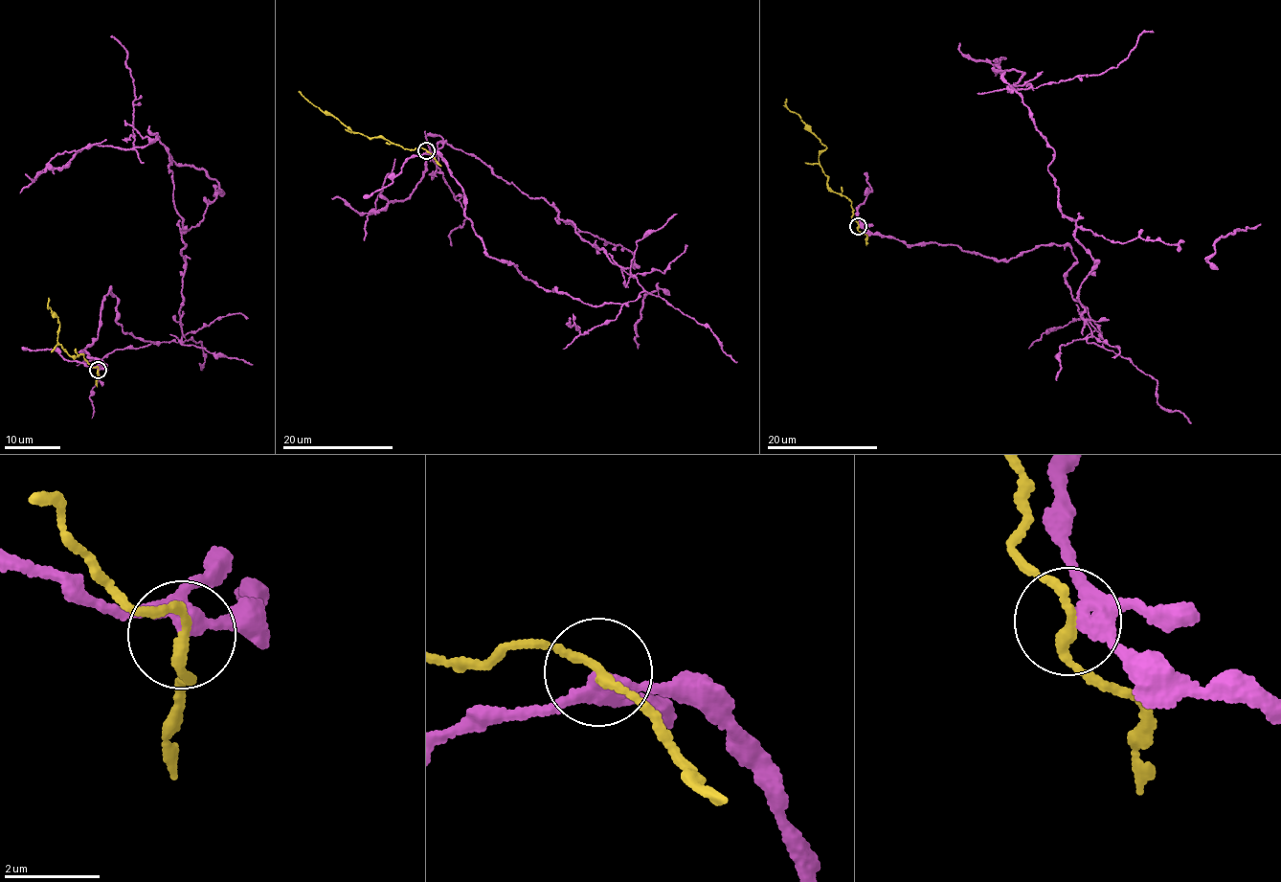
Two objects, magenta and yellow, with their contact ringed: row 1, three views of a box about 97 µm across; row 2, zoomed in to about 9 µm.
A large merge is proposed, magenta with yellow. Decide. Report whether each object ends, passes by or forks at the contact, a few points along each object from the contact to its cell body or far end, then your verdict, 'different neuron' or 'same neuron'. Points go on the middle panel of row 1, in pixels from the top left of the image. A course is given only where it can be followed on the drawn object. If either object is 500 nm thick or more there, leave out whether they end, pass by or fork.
magenta forks | yellow passes by | magenta via (427, 150), (492, 258), (593, 305), (643, 289), (542, 197), (446, 143), (433, 162), (465, 216), (452, 246) | yellow via (427, 150), (402, 148), (379, 137), (354, 133), (299, 91) | different neuron

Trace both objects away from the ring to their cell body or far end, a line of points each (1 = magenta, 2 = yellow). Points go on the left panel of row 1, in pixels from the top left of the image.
1: (98, 370), (80, 350), (108, 290), (124, 332), (183, 344), (168, 147), (132, 147), (133, 79), (111, 36)
2: (98, 370), (82, 355), (72, 357), (57, 342), (59, 321), (48, 307), (49, 297)

